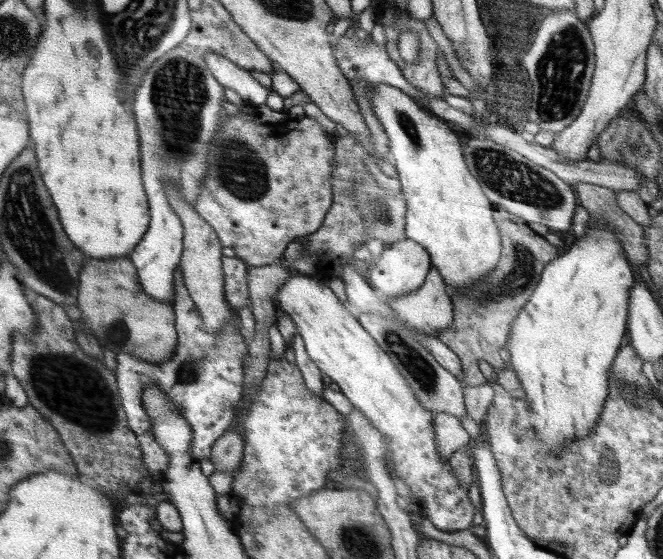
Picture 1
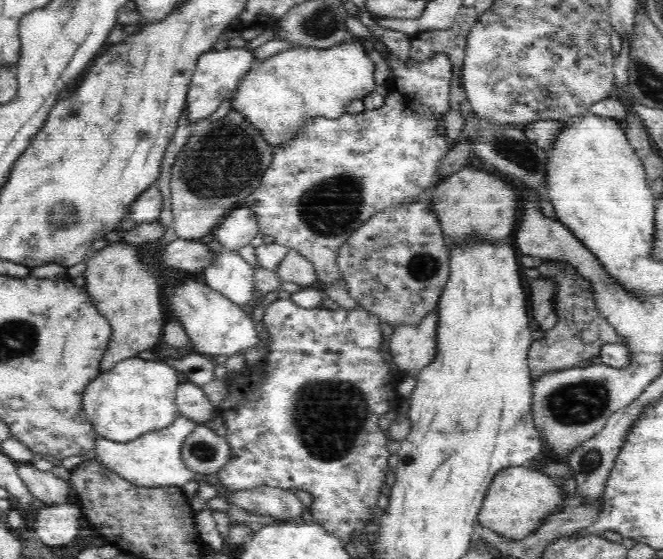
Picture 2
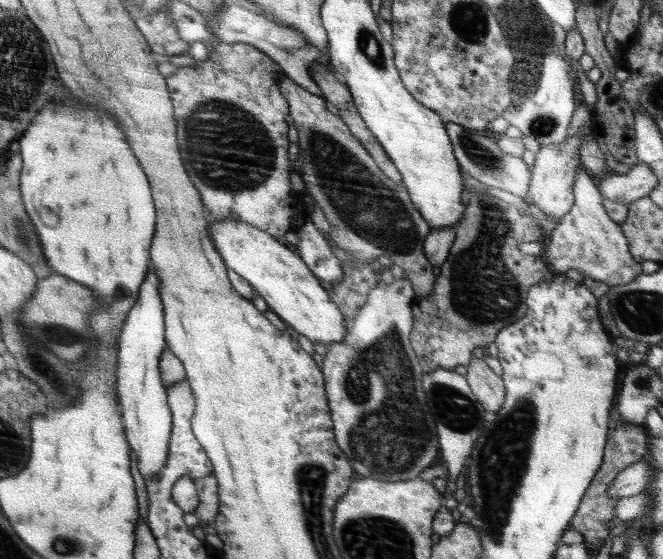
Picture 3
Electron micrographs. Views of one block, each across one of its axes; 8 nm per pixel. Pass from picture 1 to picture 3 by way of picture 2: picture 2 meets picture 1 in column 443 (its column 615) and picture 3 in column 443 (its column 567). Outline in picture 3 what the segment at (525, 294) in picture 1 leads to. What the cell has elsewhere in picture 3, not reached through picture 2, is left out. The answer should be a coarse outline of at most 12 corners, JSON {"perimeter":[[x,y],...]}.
{"perimeter":[[468,177],[434,292],[414,303],[424,374],[471,363],[555,273],[536,219]]}

